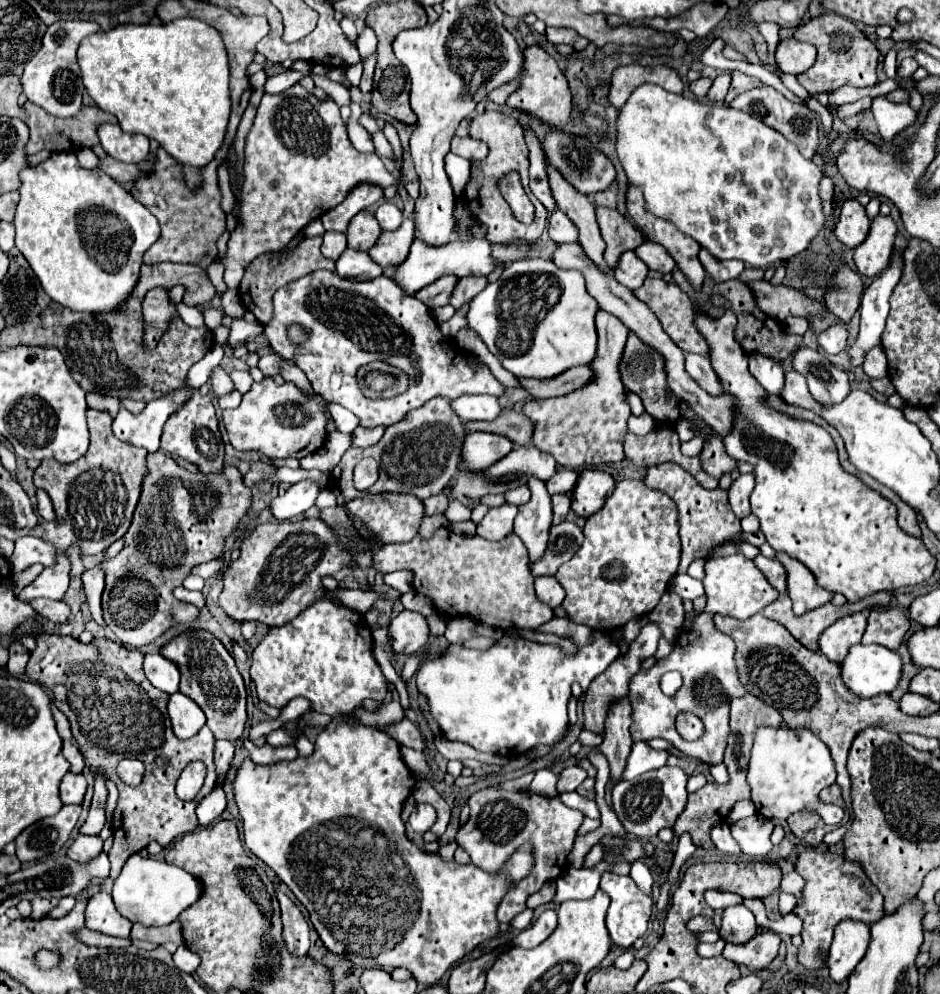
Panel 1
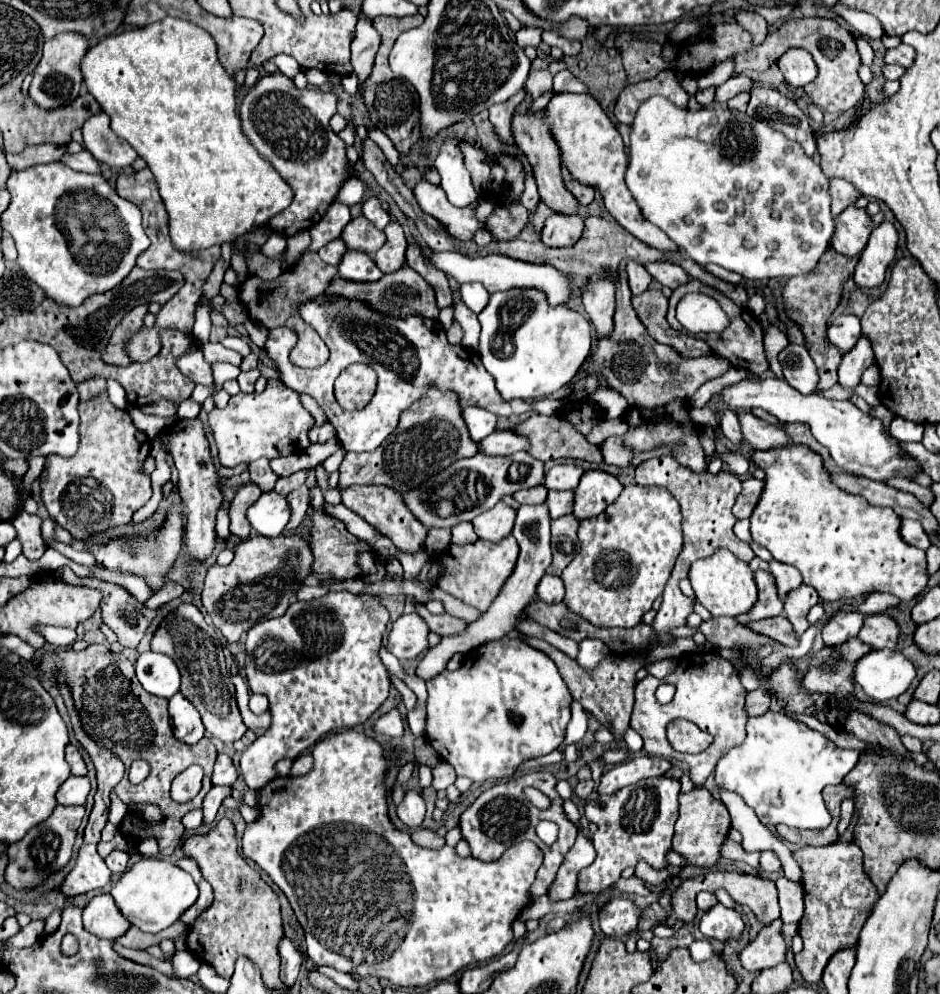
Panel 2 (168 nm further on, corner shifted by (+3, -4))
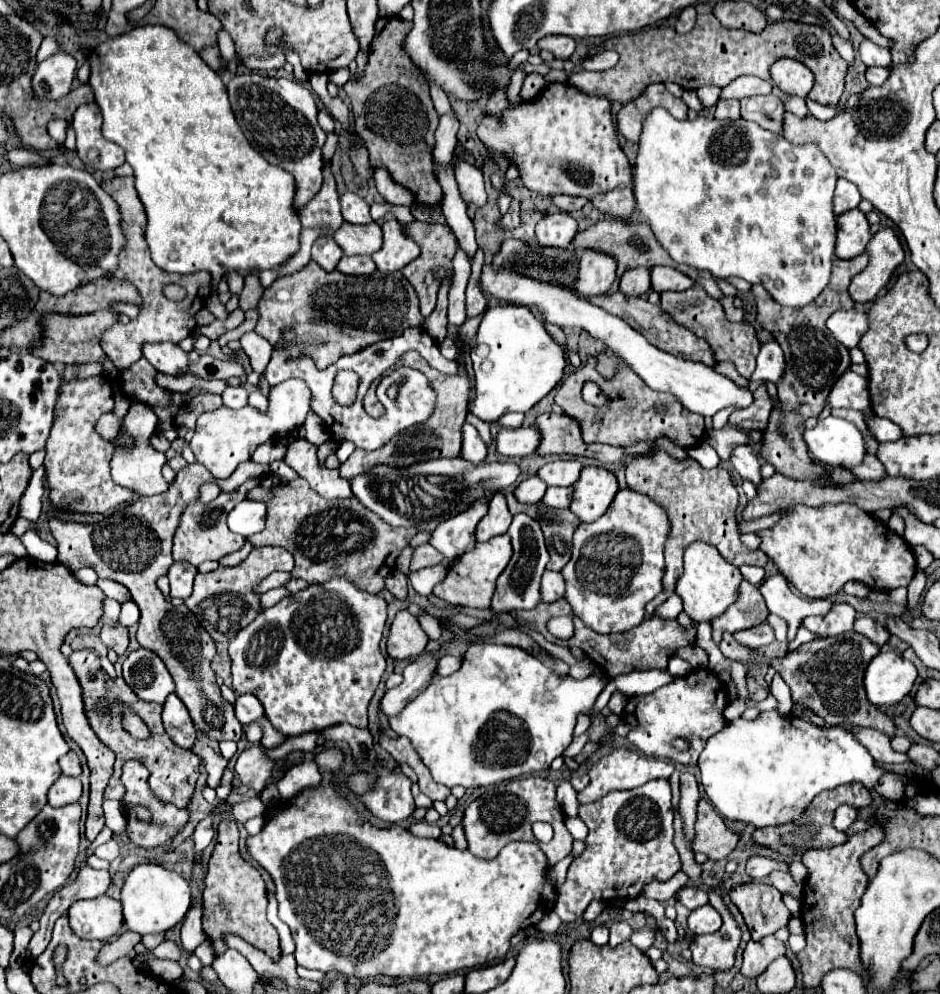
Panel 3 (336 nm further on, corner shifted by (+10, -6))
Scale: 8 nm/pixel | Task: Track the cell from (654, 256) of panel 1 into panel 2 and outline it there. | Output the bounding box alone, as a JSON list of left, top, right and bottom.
[645,261,691,287]

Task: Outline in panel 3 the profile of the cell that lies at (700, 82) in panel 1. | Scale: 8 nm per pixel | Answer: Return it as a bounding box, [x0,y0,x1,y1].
[696,85,720,109]

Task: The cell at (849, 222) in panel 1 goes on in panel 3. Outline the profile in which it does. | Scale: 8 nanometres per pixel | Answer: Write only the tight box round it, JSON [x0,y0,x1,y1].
[836,209,870,259]

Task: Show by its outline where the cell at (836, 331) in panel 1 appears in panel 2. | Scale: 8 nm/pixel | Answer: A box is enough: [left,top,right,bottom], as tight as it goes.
[827,313,861,353]

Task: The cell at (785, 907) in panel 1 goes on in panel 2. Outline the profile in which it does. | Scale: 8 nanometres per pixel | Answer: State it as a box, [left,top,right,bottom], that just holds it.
[739,918,787,971]

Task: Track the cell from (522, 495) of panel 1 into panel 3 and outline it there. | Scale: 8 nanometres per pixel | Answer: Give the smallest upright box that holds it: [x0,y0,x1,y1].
[514,477,546,503]

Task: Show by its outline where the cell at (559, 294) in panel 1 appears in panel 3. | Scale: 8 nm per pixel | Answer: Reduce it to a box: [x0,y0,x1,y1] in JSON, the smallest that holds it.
[468,305,566,421]

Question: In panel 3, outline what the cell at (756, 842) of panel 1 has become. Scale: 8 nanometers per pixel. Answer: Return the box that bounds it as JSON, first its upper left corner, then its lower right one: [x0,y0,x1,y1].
[768,871,802,899]

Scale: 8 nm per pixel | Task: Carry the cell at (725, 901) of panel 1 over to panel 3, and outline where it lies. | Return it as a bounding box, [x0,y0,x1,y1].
[678,887,708,911]

